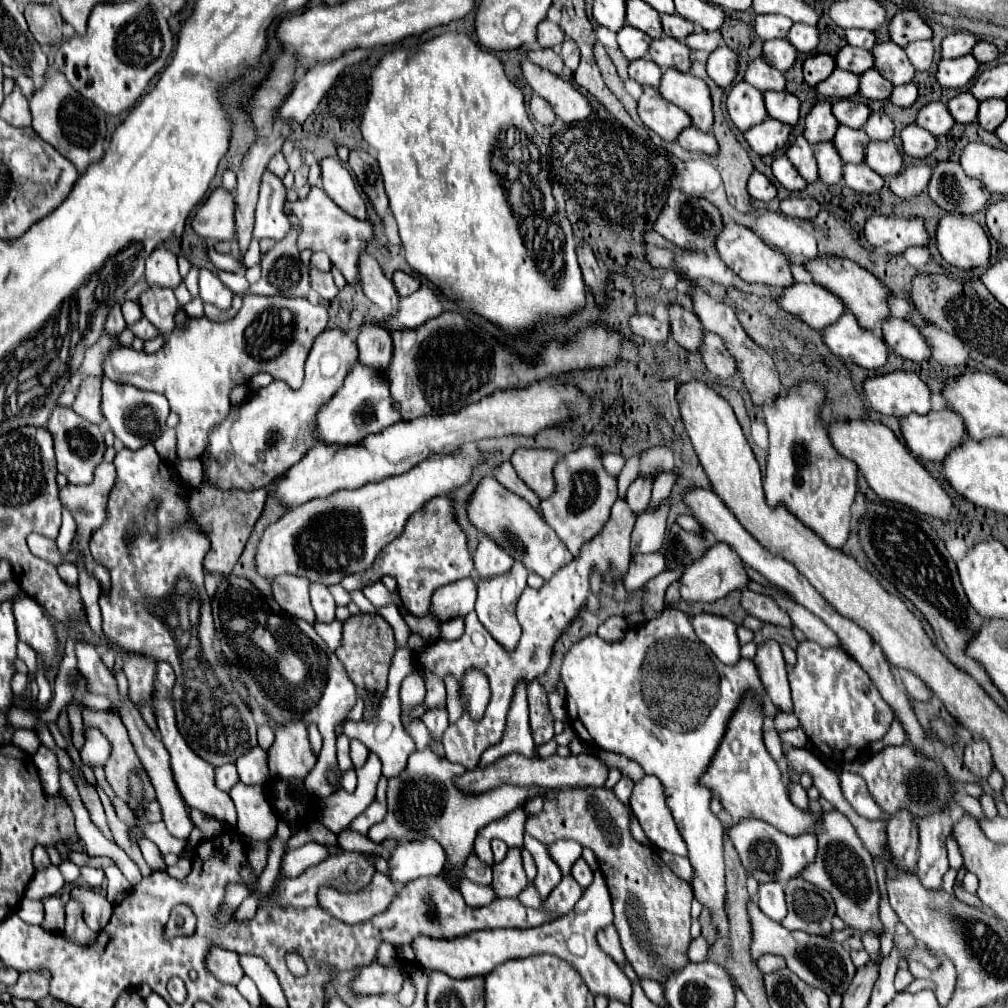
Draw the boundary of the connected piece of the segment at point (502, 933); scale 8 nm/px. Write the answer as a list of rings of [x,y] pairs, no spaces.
[[[595,871],[593,883],[585,889],[583,897],[577,901],[577,905],[571,909],[571,913],[567,913],[551,923],[543,923],[543,925],[531,927],[531,929],[475,931],[475,933],[467,933],[467,935],[455,937],[455,939],[433,939],[433,937],[419,935],[419,937],[415,937],[411,947],[415,951],[415,959],[419,961],[419,965],[423,969],[443,971],[453,979],[469,979],[469,977],[477,977],[477,975],[487,975],[493,967],[497,967],[509,959],[549,953],[549,955],[555,955],[555,957],[567,961],[571,967],[575,967],[593,995],[605,995],[611,1001],[615,999],[615,1001],[629,1005],[631,993],[633,993],[631,981],[625,977],[623,969],[619,969],[617,963],[599,949],[599,945],[595,941],[595,933],[599,929],[603,929],[603,925],[609,925],[609,923],[613,923],[611,895],[603,881],[603,875],[599,871]]]

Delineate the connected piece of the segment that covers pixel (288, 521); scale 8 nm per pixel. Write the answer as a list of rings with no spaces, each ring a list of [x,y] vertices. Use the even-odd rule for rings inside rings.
[[[479,451],[425,459],[403,475],[385,477],[357,489],[343,489],[327,499],[299,505],[265,529],[255,551],[255,571],[267,579],[289,573],[323,585],[339,583],[345,575],[371,567],[377,553],[399,537],[411,511],[423,507],[431,497],[447,495],[447,491],[469,481],[473,467],[481,459],[483,455]],[[411,481],[419,481],[413,493]]]

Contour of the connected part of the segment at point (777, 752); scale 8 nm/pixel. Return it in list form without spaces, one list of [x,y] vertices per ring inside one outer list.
[[[765,729],[763,737],[765,737],[765,747],[767,747],[767,751],[771,753],[771,757],[775,759],[776,763],[779,763],[781,757],[783,757],[783,743],[781,743],[781,739],[779,739],[779,733],[773,731],[773,729]]]

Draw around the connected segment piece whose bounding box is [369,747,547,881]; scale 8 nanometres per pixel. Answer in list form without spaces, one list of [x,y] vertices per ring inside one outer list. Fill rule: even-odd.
[[[427,747],[423,751],[415,751],[409,757],[409,763],[403,769],[403,773],[399,777],[389,779],[389,785],[387,785],[387,815],[385,815],[385,819],[379,825],[373,825],[369,829],[369,839],[373,843],[385,843],[385,841],[397,841],[397,839],[417,841],[421,837],[433,837],[435,841],[439,841],[443,845],[443,851],[447,855],[445,867],[443,867],[445,873],[449,877],[453,877],[455,881],[461,881],[467,857],[475,853],[473,843],[475,843],[477,831],[481,831],[483,827],[487,827],[493,821],[499,821],[499,819],[507,817],[511,811],[523,807],[533,797],[545,797],[547,795],[547,791],[543,787],[519,787],[519,785],[501,785],[501,787],[491,789],[487,793],[463,793],[455,785],[455,779],[461,773],[463,773],[461,765],[455,765],[455,763],[439,757],[431,747]],[[405,827],[411,827],[413,833],[405,833]]]

